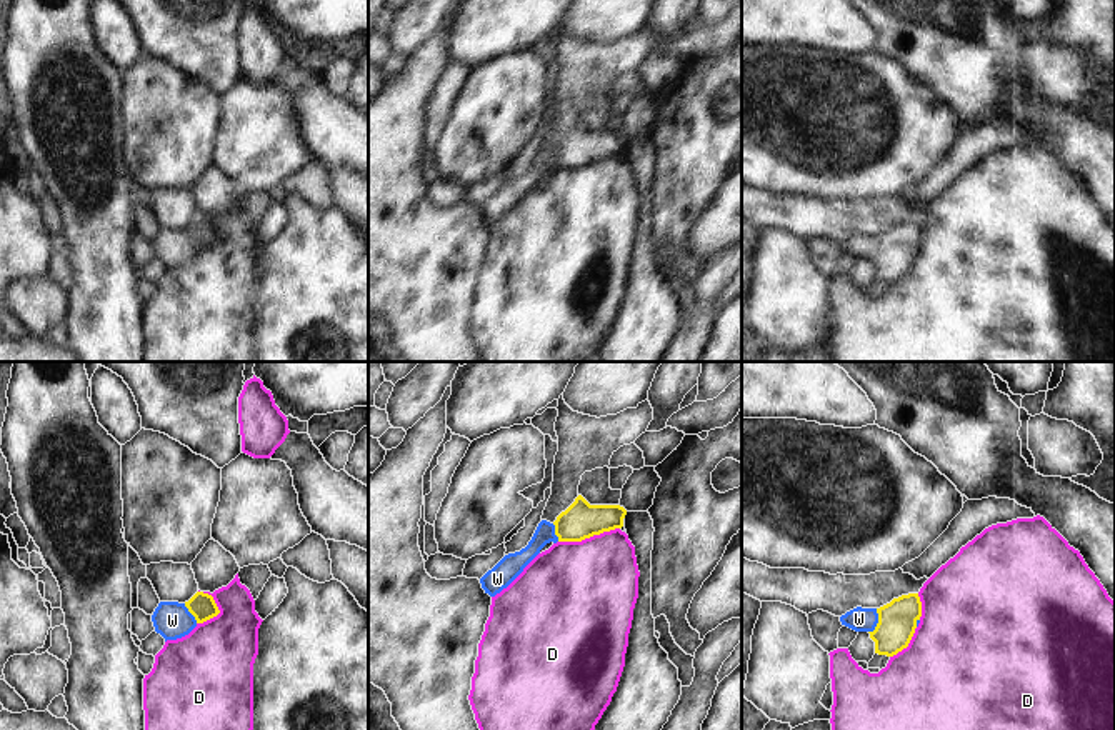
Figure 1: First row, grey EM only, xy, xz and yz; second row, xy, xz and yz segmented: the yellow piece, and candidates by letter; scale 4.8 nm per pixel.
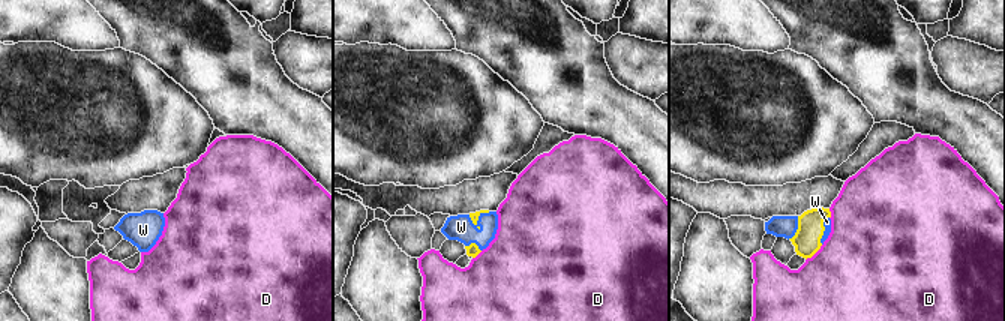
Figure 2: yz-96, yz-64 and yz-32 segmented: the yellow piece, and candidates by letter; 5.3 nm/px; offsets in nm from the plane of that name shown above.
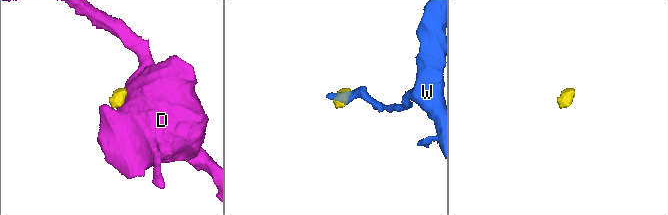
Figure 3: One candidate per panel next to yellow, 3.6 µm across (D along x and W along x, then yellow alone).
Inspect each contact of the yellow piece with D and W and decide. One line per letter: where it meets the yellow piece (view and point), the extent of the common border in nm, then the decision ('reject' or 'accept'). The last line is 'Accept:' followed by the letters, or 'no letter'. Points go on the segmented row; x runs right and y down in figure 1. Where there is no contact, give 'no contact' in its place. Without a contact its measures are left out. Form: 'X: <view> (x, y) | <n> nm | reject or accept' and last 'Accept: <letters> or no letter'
D: xz (589, 537) | 300 nm | reject
W: yz (879, 622) | 130 nm | accept
Accept: W

